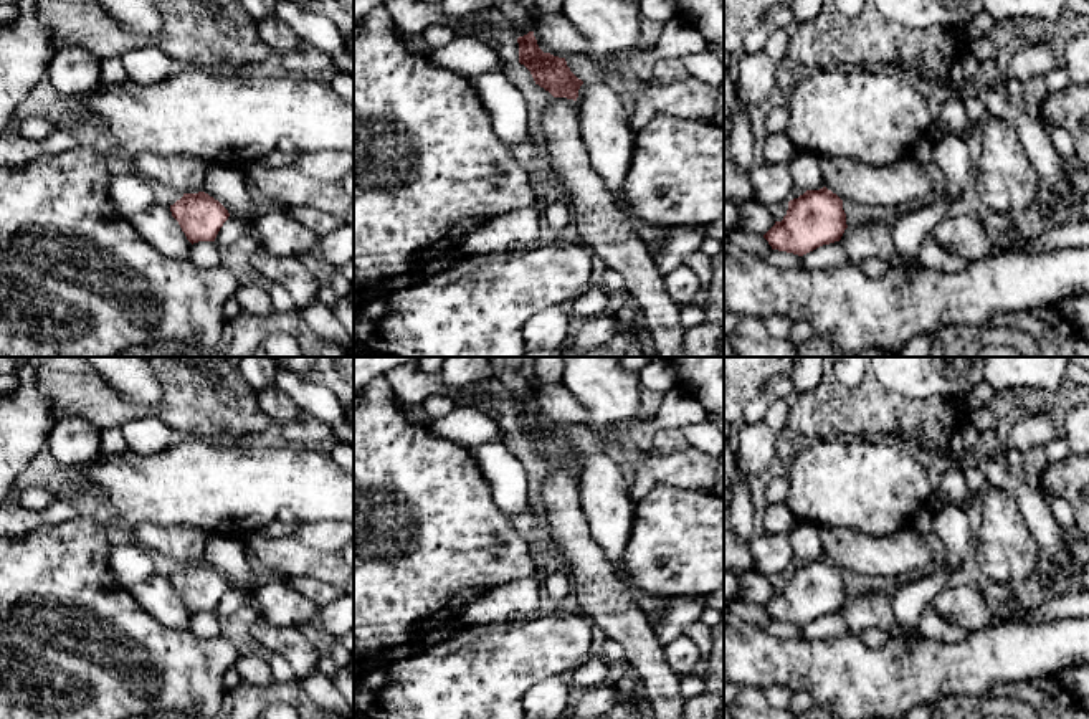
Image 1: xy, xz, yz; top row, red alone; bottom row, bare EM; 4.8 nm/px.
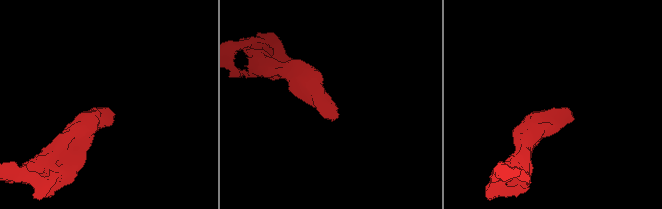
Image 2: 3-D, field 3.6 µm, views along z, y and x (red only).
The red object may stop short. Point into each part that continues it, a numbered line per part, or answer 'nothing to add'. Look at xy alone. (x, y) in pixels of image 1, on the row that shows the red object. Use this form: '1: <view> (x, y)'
1: xy (228, 184)

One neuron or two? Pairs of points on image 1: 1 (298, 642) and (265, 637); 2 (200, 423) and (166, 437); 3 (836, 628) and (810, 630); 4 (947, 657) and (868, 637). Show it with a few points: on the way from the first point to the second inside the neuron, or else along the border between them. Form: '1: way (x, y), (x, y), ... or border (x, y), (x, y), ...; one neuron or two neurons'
1: way (290, 642), (273, 638); one neuron
2: border (141, 415), (157, 415), (179, 437); two neurons
3: way (830, 628), (817, 630); one neuron
4: border (846, 635), (870, 647), (889, 638); two neurons

